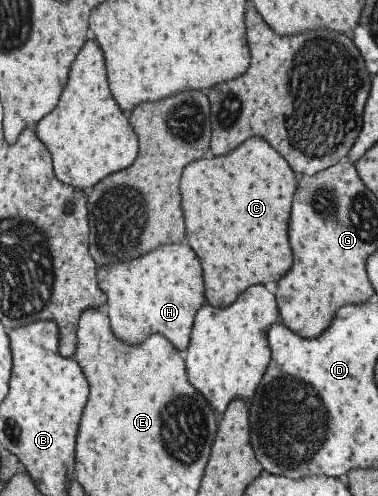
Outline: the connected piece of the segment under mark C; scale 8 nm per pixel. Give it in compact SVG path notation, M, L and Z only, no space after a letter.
M251 136L233 152L215 158L203 158L187 164L181 172L179 194L185 220L185 236L203 268L205 300L211 306L229 306L239 292L251 284L277 282L291 266L291 250L287 244L287 220L291 196L295 192L295 176L287 162L265 140Z

